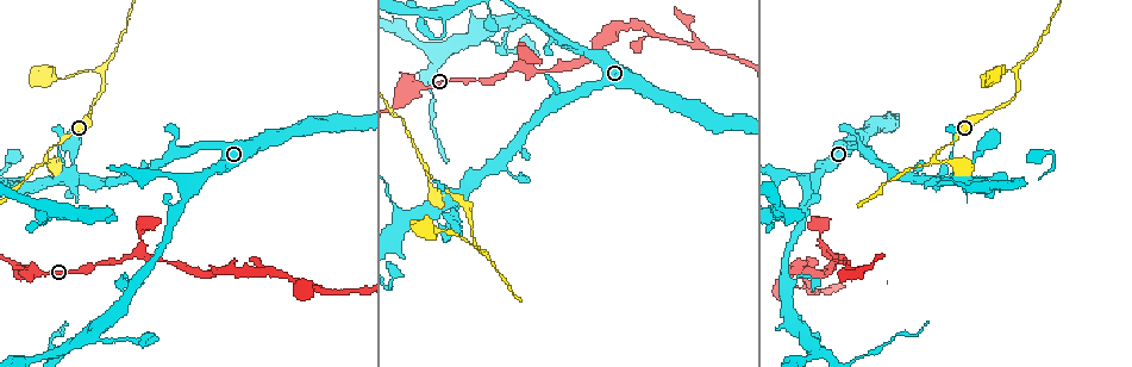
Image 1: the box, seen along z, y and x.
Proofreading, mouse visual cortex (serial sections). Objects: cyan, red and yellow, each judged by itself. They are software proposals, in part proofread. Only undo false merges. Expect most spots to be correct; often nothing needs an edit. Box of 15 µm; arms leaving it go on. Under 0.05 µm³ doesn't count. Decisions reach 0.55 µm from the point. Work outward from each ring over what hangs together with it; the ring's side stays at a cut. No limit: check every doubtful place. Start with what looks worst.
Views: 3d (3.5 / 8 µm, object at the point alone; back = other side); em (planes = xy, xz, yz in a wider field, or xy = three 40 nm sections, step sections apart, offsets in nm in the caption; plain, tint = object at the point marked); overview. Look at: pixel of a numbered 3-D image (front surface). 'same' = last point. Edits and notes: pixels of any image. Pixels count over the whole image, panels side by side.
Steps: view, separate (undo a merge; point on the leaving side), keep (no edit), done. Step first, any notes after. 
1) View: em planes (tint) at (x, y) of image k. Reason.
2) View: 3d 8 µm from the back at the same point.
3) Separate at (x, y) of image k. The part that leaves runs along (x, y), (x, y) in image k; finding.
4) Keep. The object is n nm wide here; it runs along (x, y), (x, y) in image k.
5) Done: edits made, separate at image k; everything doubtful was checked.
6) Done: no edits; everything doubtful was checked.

View: 3d 3.5 µm at (47, 158) of image 1. Arms part here.

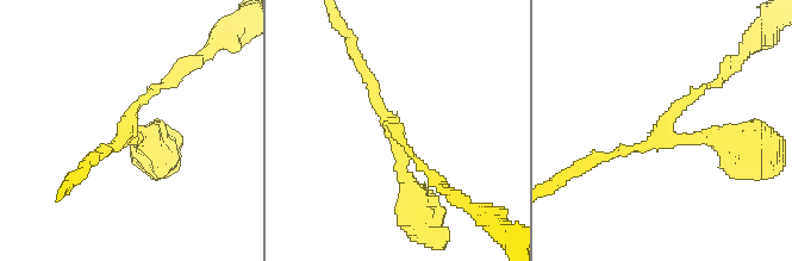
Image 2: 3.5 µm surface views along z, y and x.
View: em xy step 5 (tint) at (128, 124) of image 2. Need the tissue.

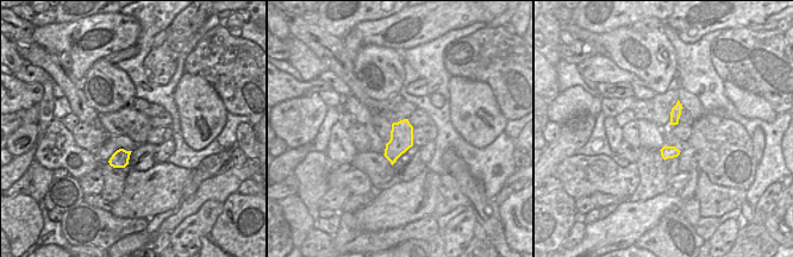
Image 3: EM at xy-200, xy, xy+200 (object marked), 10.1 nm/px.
Keep. 3 arms meet here; it runs along (170, 85), (130, 115), (126, 136), (149, 144) in image 2; one cell here.

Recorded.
View: 3d 3.5 µm at (432, 96) of image 1. Thin neck.

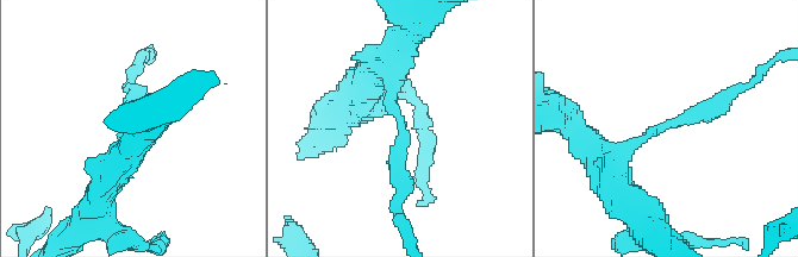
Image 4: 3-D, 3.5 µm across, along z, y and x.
View: em xy step 2 (tint) at (401, 119) of image 4. Shape alone is not enough.

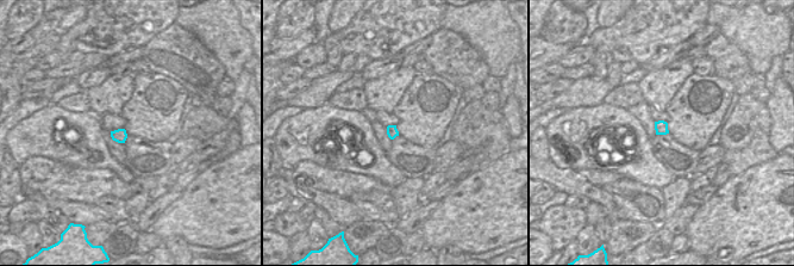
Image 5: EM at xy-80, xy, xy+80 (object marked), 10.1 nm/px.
Separate at (700, 112) of image 4. The part that leaves runs along (665, 125), (714, 111), (759, 74) in image 4; two cells meet here.

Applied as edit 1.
View: 3d 3.5 µm at (104, 69) of image 1.

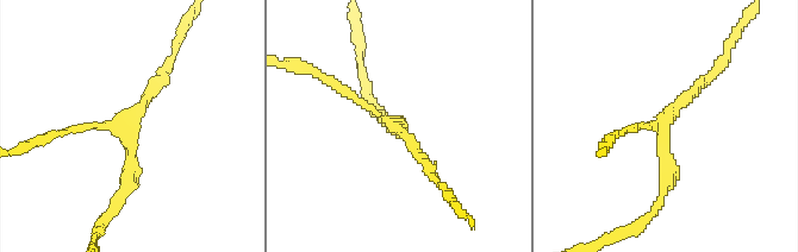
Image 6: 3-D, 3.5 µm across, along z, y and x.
View: em xy step 5 (tint) at (394, 124) of image 6. 3 arms meet here; the arms are 150, 150, 150 nm wide; now the EM.

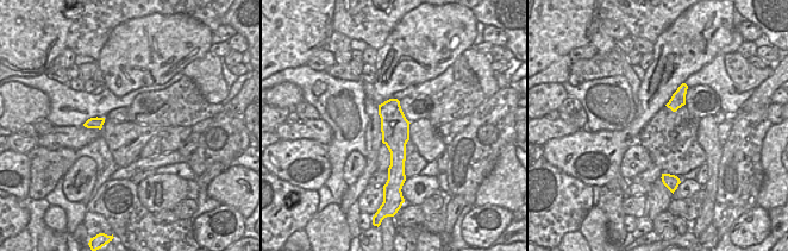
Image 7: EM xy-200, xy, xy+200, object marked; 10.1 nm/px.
Keep. Continuous, no second cell.

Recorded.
View: 3d 3.5 µm from the back at (315, 287) of image 1. A narrow waist.

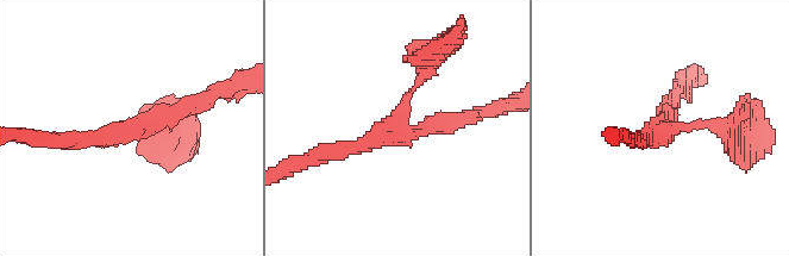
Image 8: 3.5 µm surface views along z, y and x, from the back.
View: em xy step 5 (tint) at (137, 124) of image 8. Shape alone is not enough.

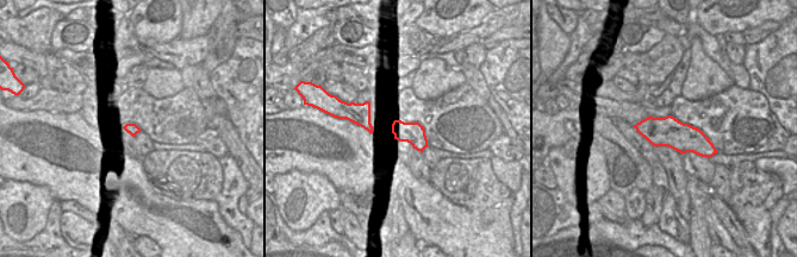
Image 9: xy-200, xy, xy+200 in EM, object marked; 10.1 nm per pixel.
Keep. It runs along (473, 117), (404, 132), (407, 95), (429, 60) in image 8; continuous, no second cell.

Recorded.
Done: edits made, separate at image 4; everything doubtful was checked.

